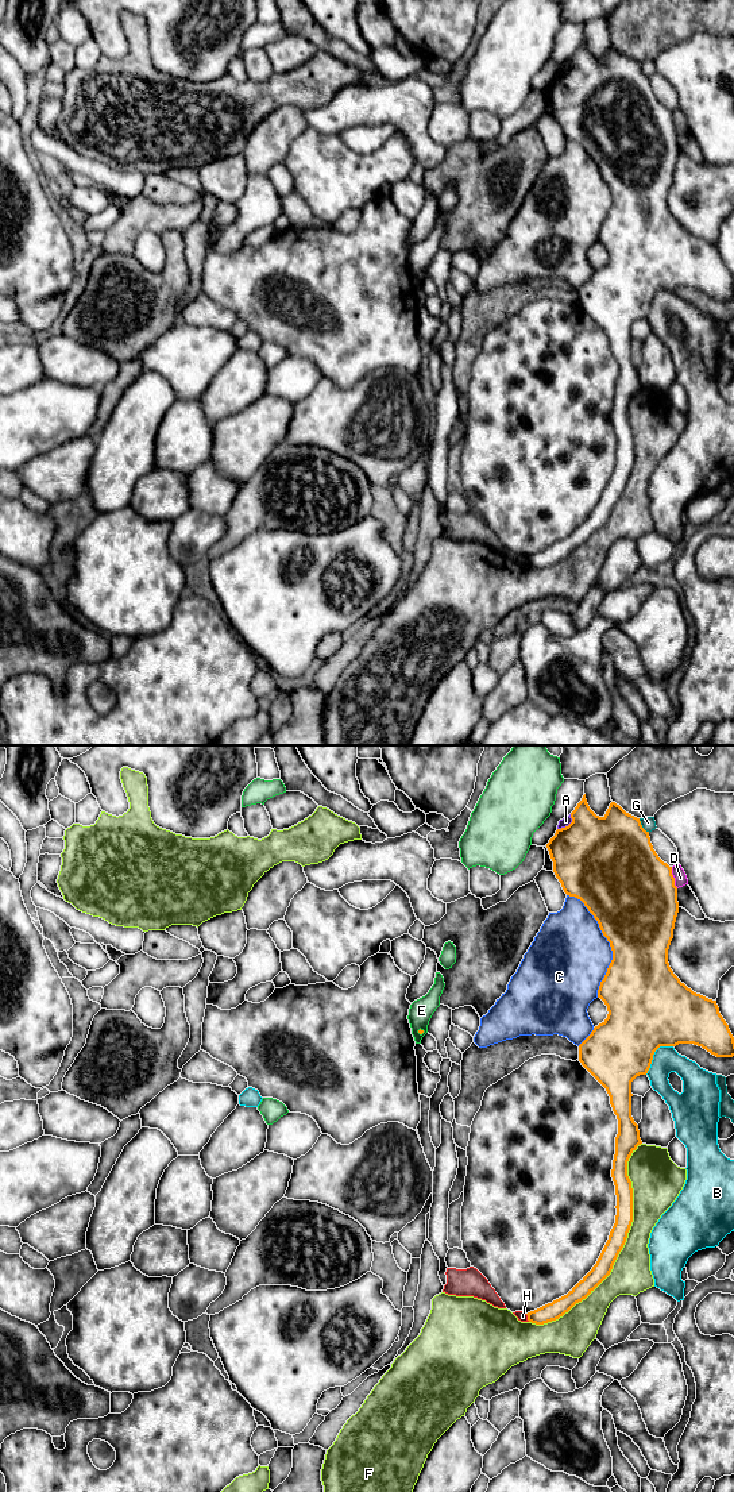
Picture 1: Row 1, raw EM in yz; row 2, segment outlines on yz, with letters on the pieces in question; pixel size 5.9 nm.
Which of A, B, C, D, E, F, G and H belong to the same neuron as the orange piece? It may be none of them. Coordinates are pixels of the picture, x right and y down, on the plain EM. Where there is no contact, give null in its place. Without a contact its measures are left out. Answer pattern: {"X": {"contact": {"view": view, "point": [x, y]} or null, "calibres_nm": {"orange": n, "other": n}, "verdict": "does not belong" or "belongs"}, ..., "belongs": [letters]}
{"A": {"contact": {"view": "yz", "point": [568, 69]}, "calibres_nm": {"orange": 500, "other": 60}, "verdict": "does not belong"}, "B": {"contact": {"view": "yz", "point": [653, 297]}, "calibres_nm": {"orange": 440, "other": 160}, "verdict": "does not belong"}, "C": {"contact": {"view": "yz", "point": [609, 185]}, "calibres_nm": {"orange": 480, "other": 480}, "verdict": "does not belong"}, "D": {"contact": {"view": "yz", "point": [673, 122]}, "calibres_nm": {"orange": 480, "other": 80}, "verdict": "does not belong"}, "E": {"contact": {"view": "yz", "point": [418, 276]}, "calibres_nm": {"orange": 20, "other": 140}, "verdict": "does not belong"}, "F": {"contact": {"view": "yz", "point": [622, 490]}, "calibres_nm": {"orange": 110, "other": 240}, "verdict": "does not belong"}, "G": {"contact": {"view": "yz", "point": [641, 70]}, "calibres_nm": {"orange": 480, "other": 80}, "verdict": "does not belong"}, "H": {"contact": {"view": "yz", "point": [528, 562]}, "calibres_nm": {"orange": 110, "other": 60}, "verdict": "does not belong"}, "belongs": []}

